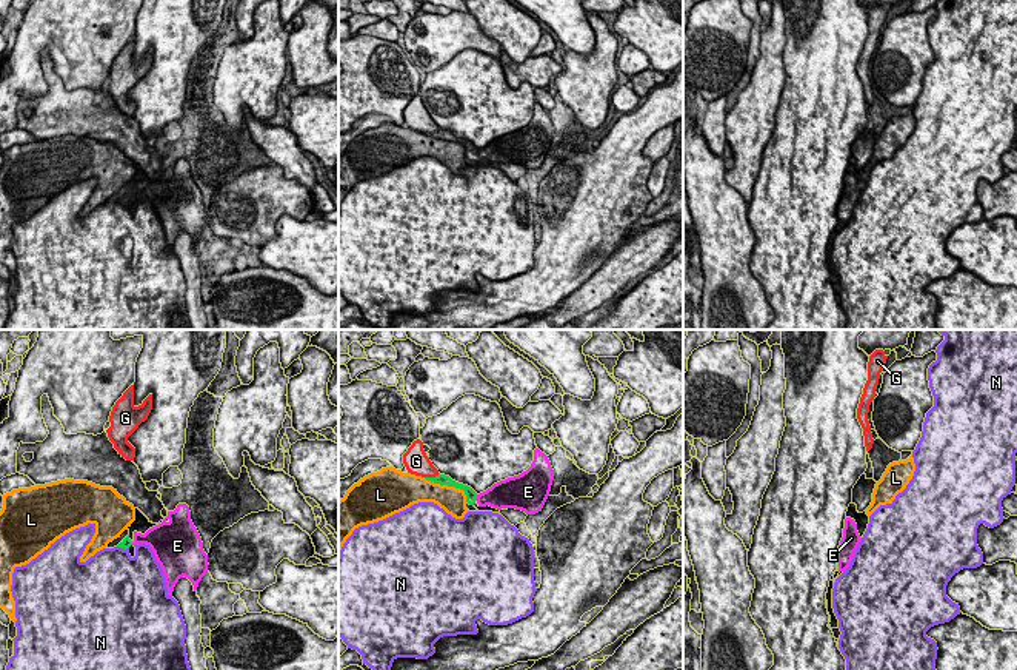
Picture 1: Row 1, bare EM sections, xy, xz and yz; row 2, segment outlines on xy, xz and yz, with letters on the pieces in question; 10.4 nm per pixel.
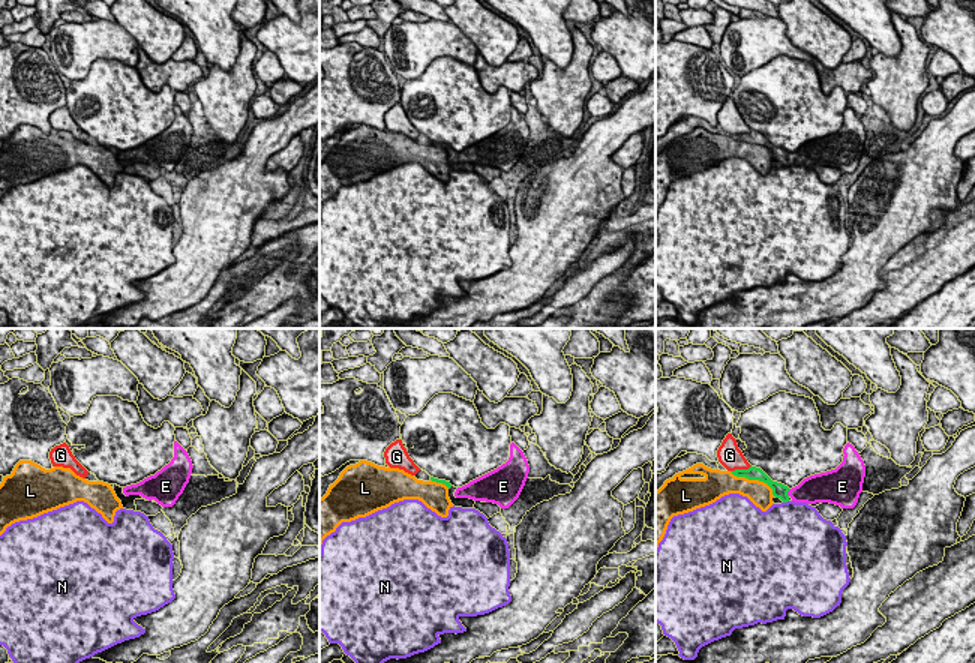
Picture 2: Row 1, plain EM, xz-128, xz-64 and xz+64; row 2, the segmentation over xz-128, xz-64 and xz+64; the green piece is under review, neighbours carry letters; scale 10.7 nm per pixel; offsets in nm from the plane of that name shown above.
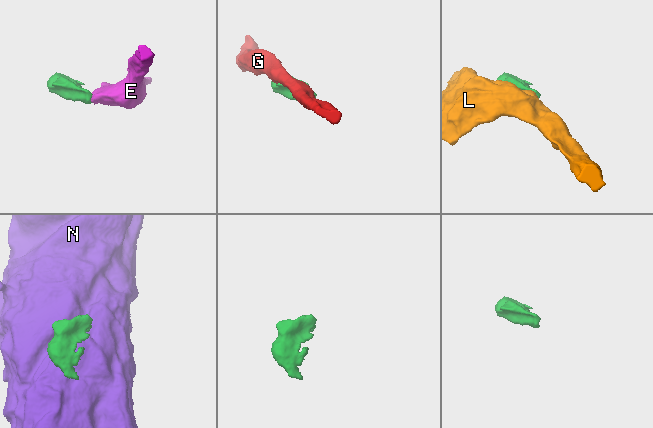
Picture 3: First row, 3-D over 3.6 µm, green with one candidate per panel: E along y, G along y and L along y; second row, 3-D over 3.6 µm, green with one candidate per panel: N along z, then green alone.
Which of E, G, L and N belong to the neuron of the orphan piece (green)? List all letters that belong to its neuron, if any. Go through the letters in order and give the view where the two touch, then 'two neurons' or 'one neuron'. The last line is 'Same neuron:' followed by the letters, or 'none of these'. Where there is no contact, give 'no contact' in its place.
E: meets green in xz; one neuron
G: meets green in xz; two neurons
L: meets green in xz; two neurons
N: meets green in xy; two neurons
Same neuron: E

